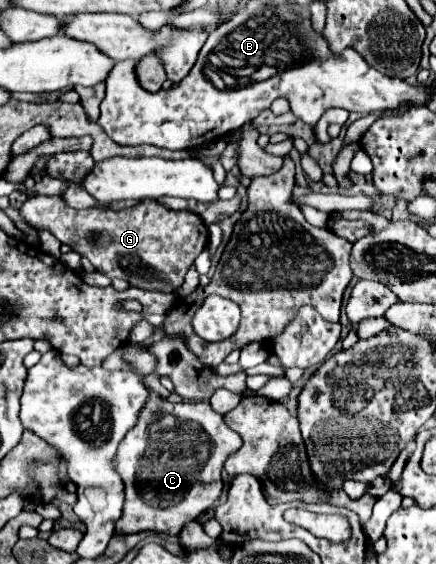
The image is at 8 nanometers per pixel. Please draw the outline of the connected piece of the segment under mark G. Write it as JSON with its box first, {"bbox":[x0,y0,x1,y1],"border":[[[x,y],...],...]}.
{"bbox":[20,195,208,293],"border":[[[62,195],[30,197],[20,213],[34,227],[52,231],[62,243],[70,245],[80,255],[88,257],[96,271],[108,277],[128,281],[132,287],[174,293],[188,267],[208,243],[206,223],[192,211],[170,211],[150,199],[132,209],[100,211],[100,209],[74,209]]]}

